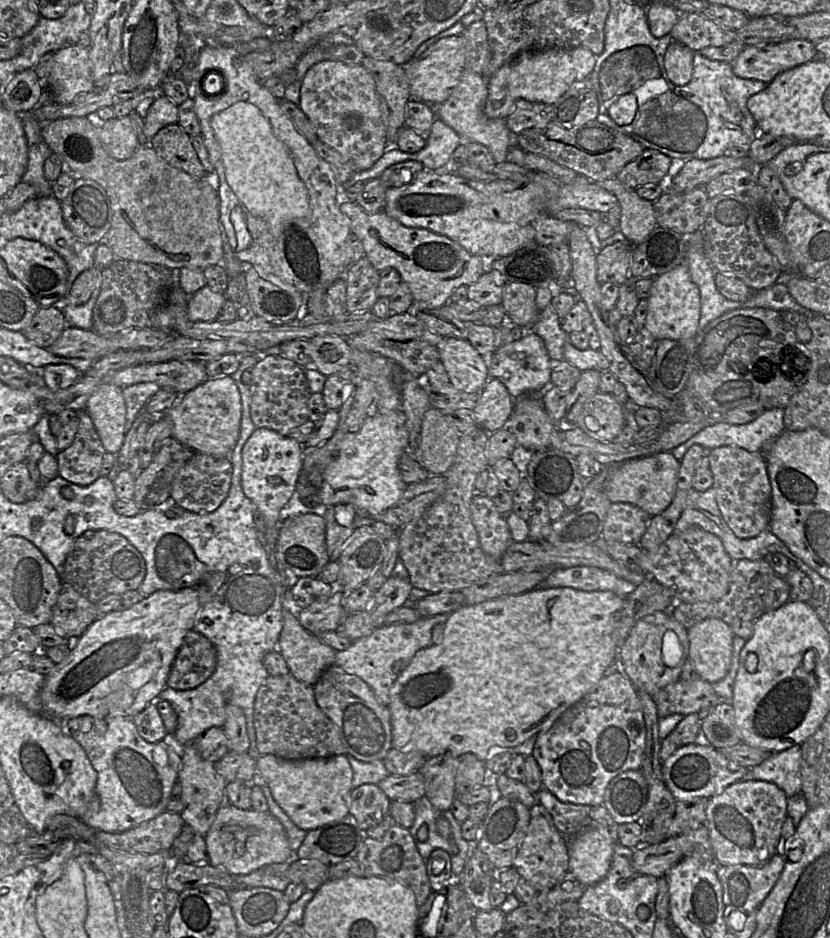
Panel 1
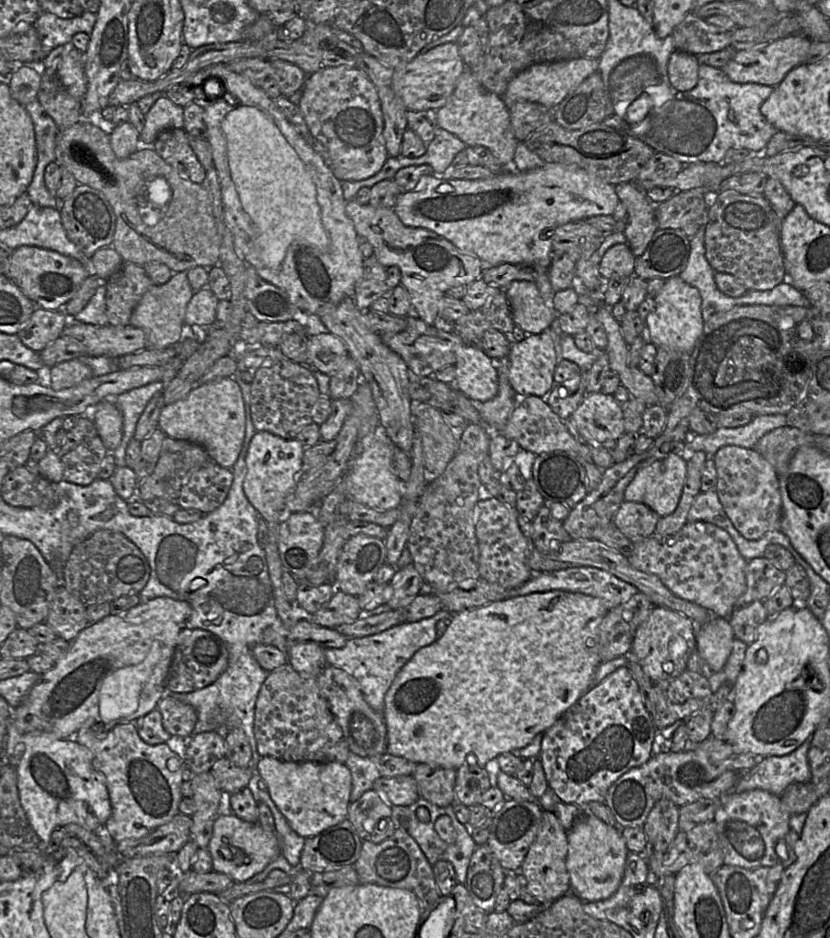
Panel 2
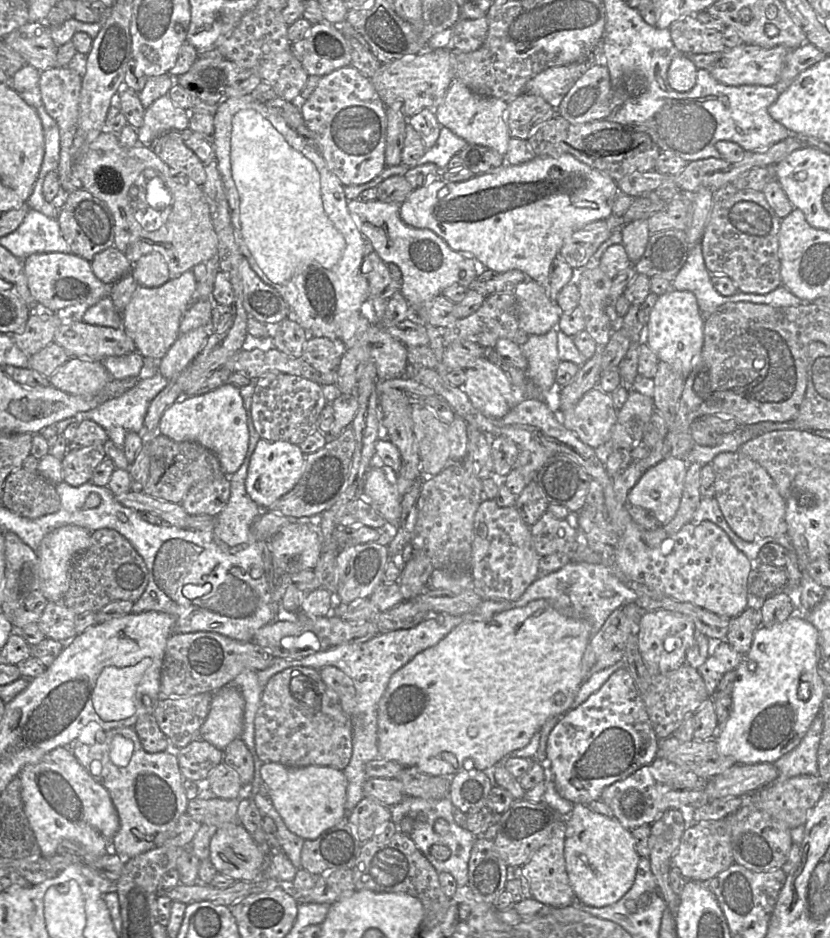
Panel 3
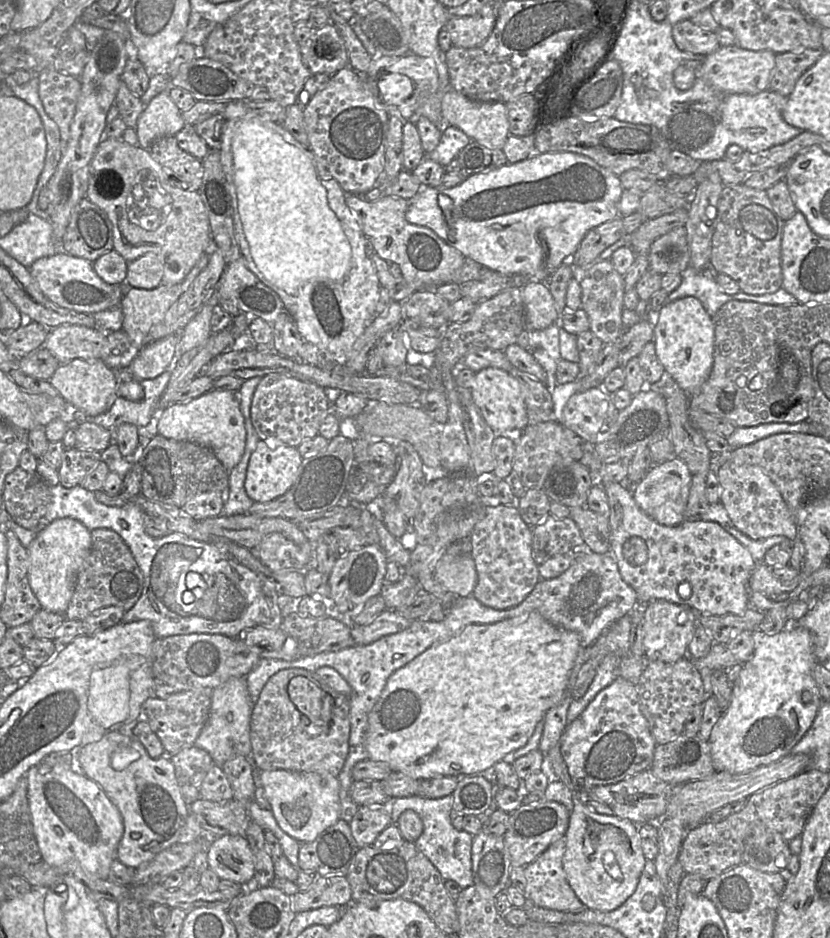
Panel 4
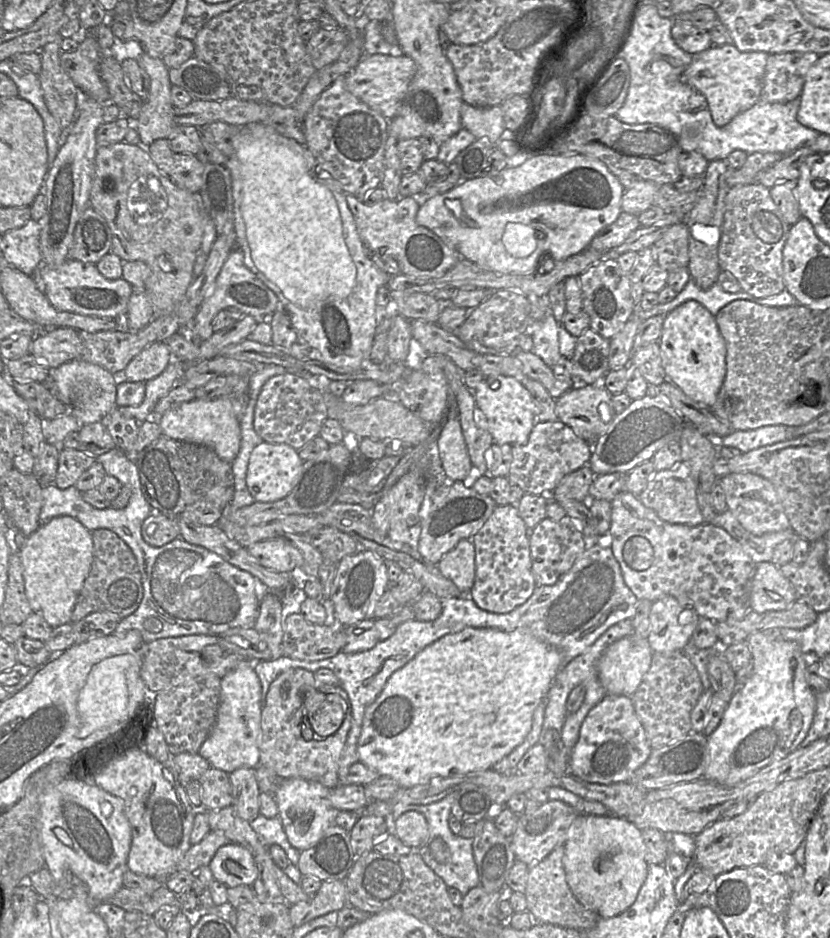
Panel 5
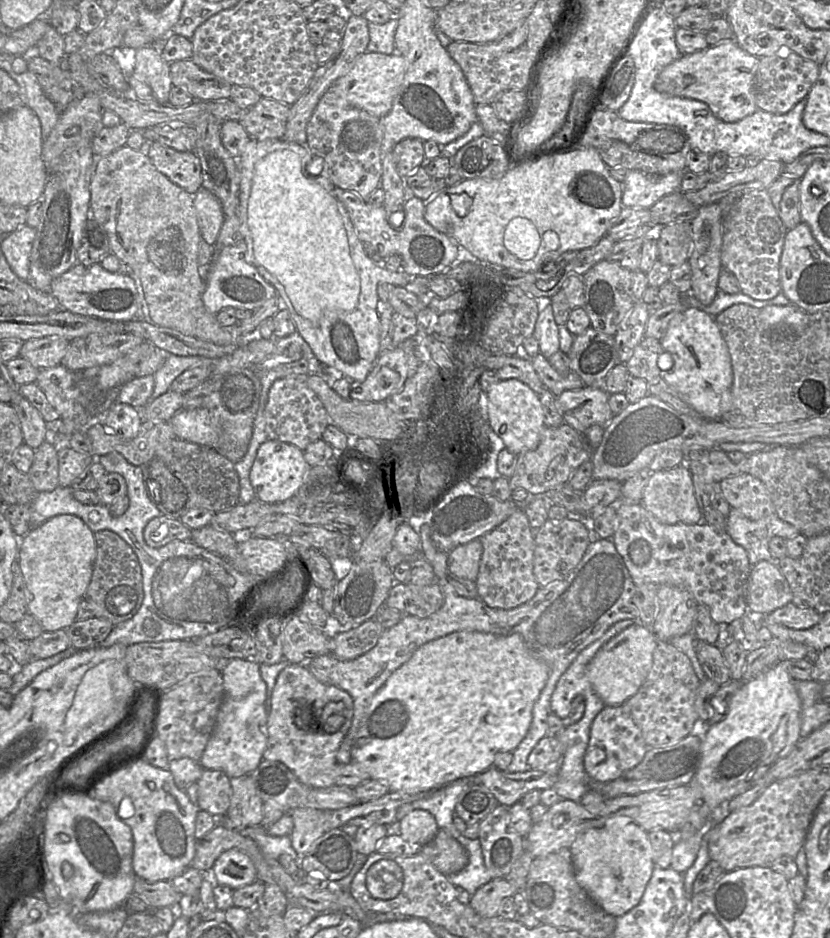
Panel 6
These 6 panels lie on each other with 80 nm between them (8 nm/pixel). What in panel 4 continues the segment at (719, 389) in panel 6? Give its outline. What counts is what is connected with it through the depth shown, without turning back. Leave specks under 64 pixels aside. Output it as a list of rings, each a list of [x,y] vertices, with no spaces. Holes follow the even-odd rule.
[[[688,296],[662,305],[653,318],[653,325],[652,342],[666,376],[671,377],[688,396],[696,394],[707,380],[714,361],[714,325],[711,316],[707,314],[697,298]]]

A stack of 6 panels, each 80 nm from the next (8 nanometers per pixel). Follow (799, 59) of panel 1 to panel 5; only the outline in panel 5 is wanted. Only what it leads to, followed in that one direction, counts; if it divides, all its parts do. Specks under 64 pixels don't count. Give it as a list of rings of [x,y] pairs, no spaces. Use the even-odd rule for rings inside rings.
[[[733,43],[712,45],[693,55],[690,65],[680,75],[680,81],[706,97],[713,122],[722,127],[760,101],[768,55],[759,51],[741,52]]]

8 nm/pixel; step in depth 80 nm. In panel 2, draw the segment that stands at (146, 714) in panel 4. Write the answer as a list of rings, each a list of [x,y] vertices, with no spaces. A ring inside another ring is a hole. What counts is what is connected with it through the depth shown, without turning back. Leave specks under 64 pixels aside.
[[[164,695],[156,709],[161,714],[164,730],[171,736],[188,739],[192,735],[197,721],[197,713],[192,706]]]

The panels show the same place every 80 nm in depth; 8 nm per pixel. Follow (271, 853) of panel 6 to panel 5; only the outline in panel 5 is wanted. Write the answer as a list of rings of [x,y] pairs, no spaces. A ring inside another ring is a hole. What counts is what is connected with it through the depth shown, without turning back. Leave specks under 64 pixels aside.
[[[259,814],[249,823],[254,832],[267,847],[272,844],[281,846],[286,852],[290,863],[298,865],[301,851],[290,844],[279,817],[266,818]]]

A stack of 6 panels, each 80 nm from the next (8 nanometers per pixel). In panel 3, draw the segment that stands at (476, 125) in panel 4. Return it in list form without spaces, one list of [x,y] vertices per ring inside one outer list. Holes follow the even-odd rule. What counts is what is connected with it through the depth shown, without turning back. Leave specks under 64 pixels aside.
[[[453,80],[442,103],[434,109],[439,124],[464,139],[467,144],[486,146],[502,156],[511,138],[507,124],[508,103],[494,97],[481,96],[459,80]]]

